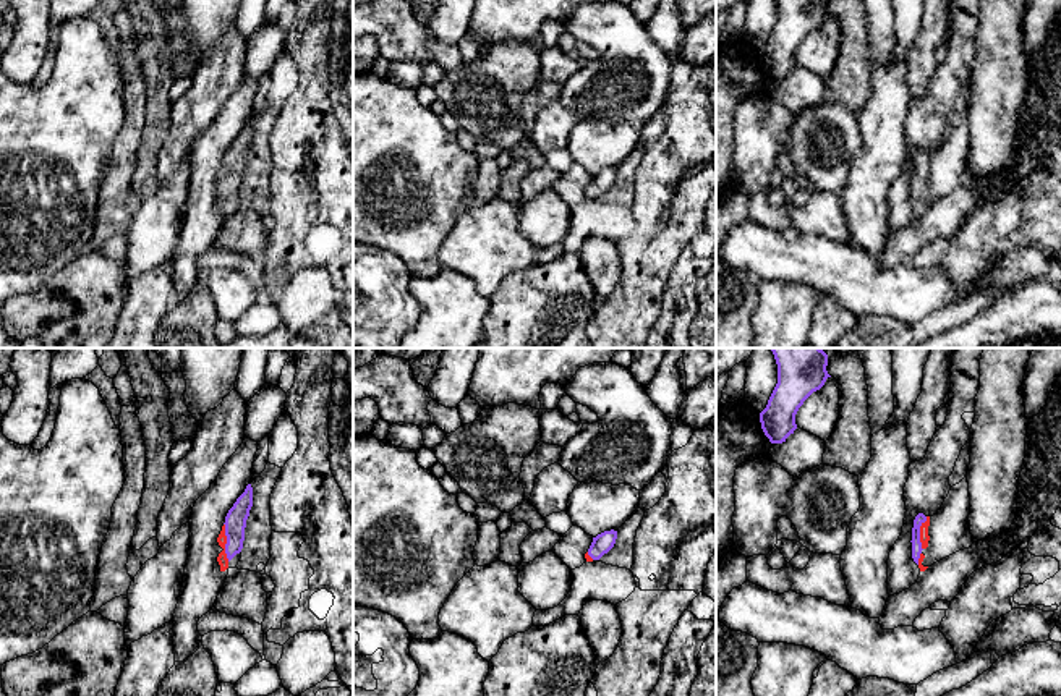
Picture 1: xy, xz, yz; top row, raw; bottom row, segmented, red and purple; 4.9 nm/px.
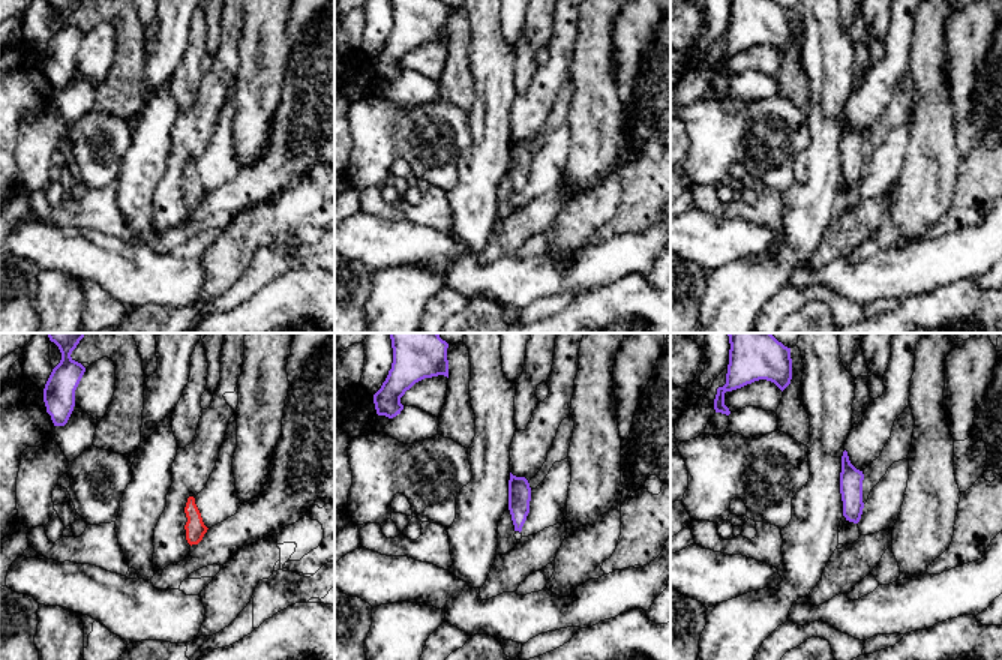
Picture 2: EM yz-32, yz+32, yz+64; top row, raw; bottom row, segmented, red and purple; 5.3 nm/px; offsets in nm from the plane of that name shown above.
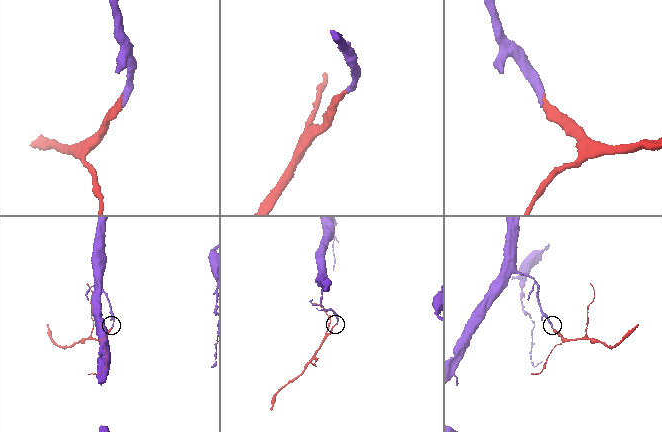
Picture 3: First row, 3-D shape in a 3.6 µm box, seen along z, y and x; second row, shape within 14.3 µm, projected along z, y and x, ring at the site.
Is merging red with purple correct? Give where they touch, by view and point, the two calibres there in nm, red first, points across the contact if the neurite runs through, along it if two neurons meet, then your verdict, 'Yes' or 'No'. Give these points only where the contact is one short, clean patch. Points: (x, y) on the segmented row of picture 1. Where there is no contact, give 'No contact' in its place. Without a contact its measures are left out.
Touches red at xy (225, 543). Thickness 50 nm (red) against 110 nm. Path across: xy (222, 559), (225, 555), (225, 543), (232, 536), (235, 522). Yes

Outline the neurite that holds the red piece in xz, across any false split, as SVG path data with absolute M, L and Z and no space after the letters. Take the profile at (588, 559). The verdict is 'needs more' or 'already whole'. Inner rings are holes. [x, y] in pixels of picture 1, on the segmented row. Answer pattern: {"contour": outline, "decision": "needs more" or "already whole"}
{"contour": "M614 529L604 531L596 537L593 537L588 552L585 554L586 562L599 560L604 554L607 554L614 547L616 539L617 539L617 531Z", "decision": "needs more"}

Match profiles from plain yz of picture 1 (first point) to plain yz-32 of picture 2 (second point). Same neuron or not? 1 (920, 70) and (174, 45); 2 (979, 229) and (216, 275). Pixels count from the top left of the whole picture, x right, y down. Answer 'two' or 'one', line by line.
1: two
2: one

